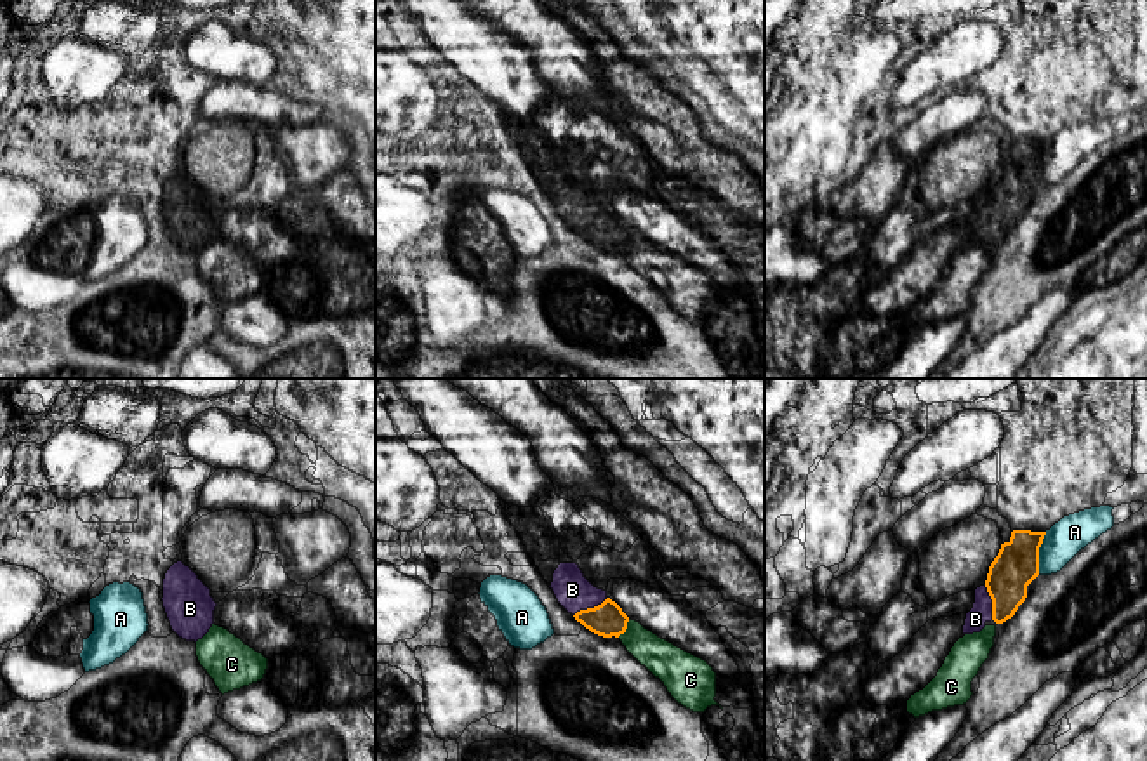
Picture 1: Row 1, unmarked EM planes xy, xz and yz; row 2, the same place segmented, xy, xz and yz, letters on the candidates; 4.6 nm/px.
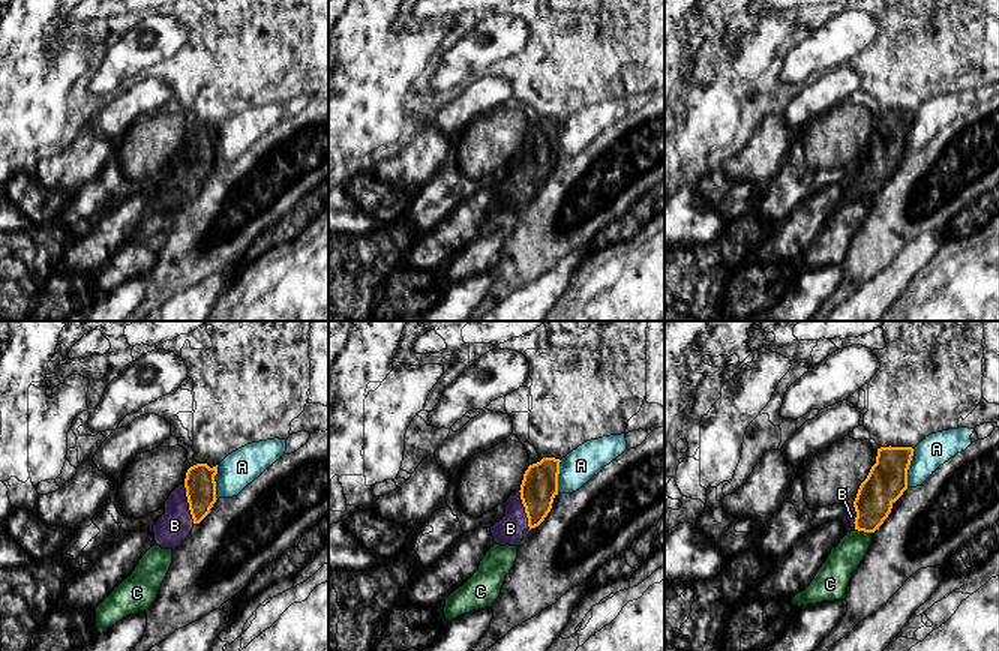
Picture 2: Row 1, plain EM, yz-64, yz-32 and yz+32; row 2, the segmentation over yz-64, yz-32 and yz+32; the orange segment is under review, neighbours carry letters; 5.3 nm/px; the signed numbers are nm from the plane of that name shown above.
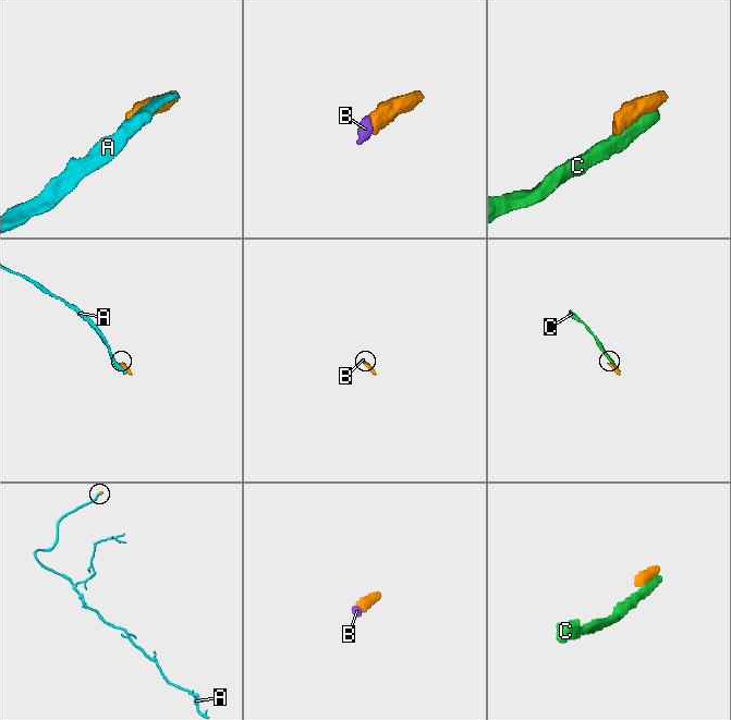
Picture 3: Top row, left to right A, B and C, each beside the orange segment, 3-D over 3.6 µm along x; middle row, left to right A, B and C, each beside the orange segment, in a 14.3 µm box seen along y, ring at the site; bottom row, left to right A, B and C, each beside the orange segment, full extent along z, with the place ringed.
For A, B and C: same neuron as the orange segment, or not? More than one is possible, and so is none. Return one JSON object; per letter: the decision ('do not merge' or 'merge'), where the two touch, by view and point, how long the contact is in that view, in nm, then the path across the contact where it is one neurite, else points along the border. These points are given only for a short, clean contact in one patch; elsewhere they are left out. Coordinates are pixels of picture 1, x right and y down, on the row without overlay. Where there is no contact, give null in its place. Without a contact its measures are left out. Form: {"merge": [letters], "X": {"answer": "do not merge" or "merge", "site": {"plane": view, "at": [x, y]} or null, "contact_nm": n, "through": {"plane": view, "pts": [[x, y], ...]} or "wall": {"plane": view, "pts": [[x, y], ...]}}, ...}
{"merge": ["B"], "A": {"answer": "do not merge", "site": {"plane": "yz", "at": [1038, 164]}, "contact_nm": 200}, "B": {"answer": "merge", "site": {"plane": "yz", "at": [993, 212]}, "contact_nm": 170, "through": {"plane": "yz", "pts": [[1017, 174], [1007, 198], [993, 212], [975, 230]]}}, "C": {"answer": "do not merge", "site": {"plane": "xz", "at": [624, 240]}, "contact_nm": 110}}

